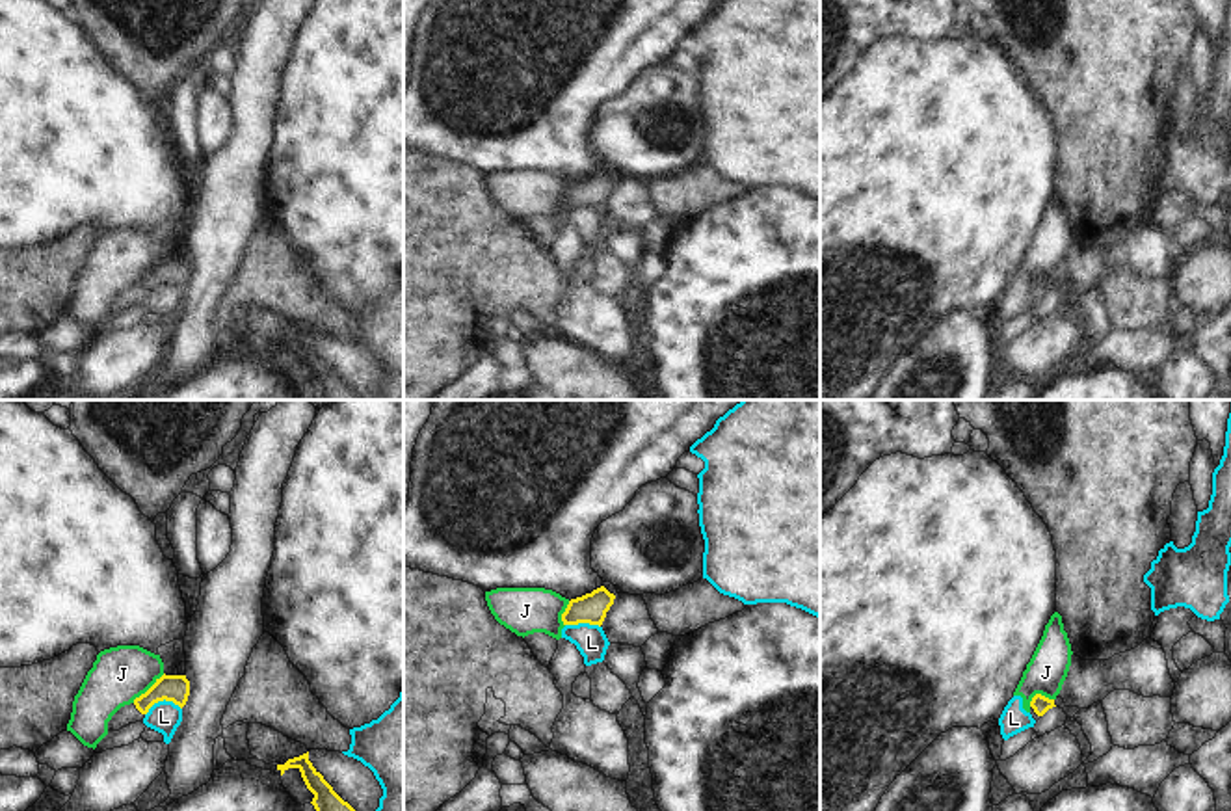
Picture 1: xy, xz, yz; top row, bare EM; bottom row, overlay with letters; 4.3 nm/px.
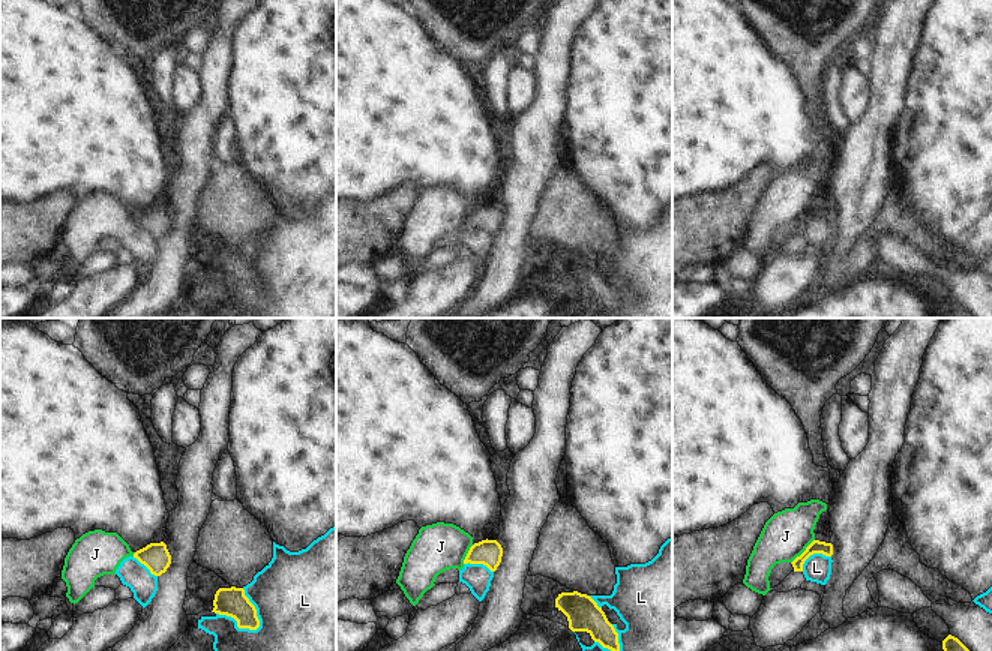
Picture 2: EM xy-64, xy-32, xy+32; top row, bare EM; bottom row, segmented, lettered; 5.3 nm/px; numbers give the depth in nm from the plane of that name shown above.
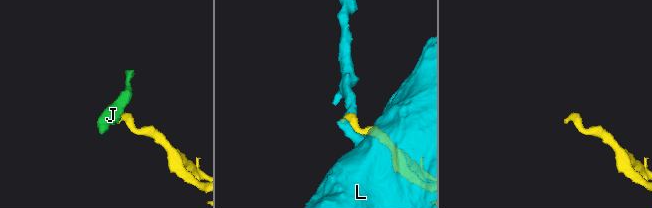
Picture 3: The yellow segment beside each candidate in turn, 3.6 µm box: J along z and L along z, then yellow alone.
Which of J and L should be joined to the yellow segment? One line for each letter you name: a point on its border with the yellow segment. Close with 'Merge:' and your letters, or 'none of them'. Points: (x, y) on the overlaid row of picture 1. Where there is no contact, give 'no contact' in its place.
Merge: none of them

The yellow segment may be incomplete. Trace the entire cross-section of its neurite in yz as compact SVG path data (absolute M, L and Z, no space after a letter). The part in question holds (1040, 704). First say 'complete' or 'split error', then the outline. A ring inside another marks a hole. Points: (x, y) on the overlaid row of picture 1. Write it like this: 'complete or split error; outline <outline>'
split error; outline M1036 694L1030 701L1030 714L1038 722L1052 707L1060 707L1067 718L1075 718L1075 714L1080 711L1079 707L1067 707L1058 696L1054 699L1049 699L1041 694Z

